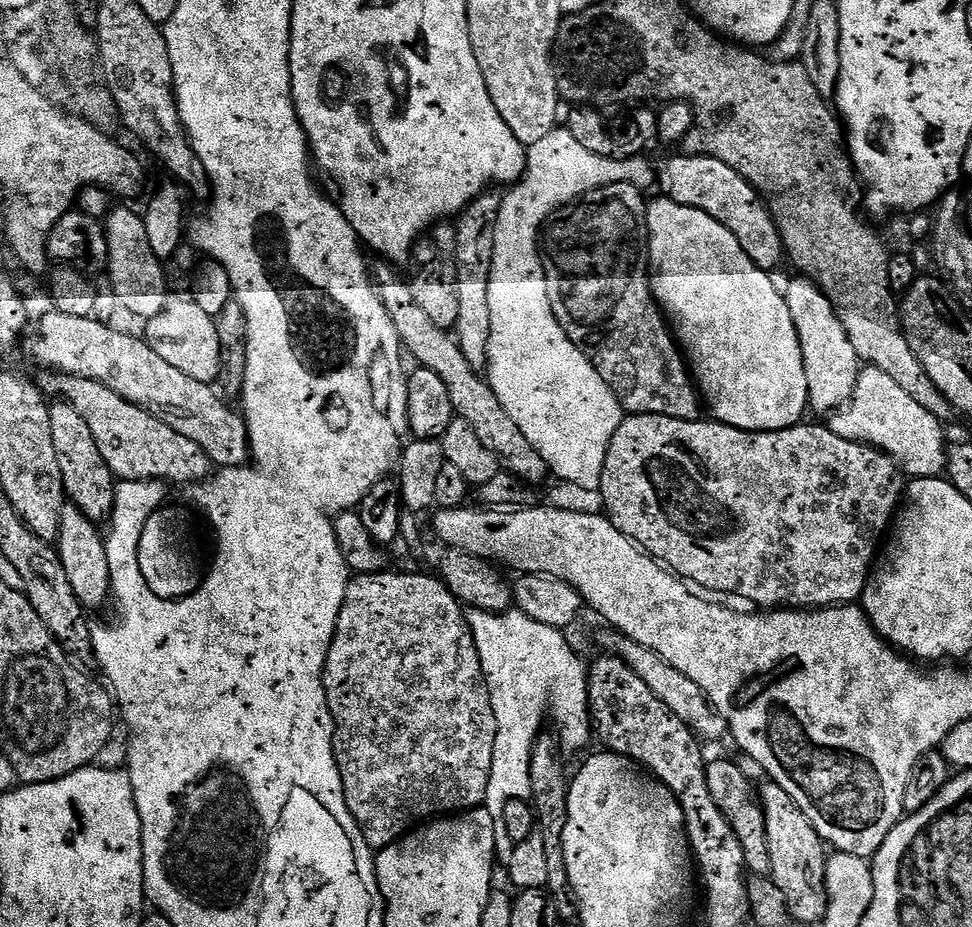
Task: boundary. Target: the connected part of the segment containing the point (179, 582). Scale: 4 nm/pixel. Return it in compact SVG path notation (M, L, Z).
M165 507L146 522L146 530L142 530L142 538L138 542L138 566L142 570L142 578L146 578L146 586L150 586L158 598L181 600L200 587L202 571L196 565L196 556L188 541L188 524L180 517L178 509Z

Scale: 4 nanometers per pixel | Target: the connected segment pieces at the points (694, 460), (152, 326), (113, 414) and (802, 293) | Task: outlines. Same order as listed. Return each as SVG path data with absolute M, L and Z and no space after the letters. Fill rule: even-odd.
M625 415L618 430L614 430L614 438L610 438L610 446L606 450L606 462L598 493L599 499L604 499L603 511L622 534L630 537L649 556L659 560L677 576L693 585L696 583L697 589L729 592L732 596L749 600L752 603L749 605L760 610L815 610L838 604L856 604L863 597L878 549L902 503L906 477L900 471L899 464L880 449L871 448L858 440L838 438L838 434L831 432L823 423L808 423L801 422L777 432L747 432L712 418L680 420L676 416Z
M192 298L186 300L169 299L168 305L154 319L147 321L146 339L154 354L170 362L182 374L190 374L197 382L215 385L220 378L220 346L216 321L206 314Z
M44 374L38 380L41 392L52 398L59 398L63 403L74 406L82 418L86 418L86 426L94 433L98 442L98 450L102 450L102 458L110 466L113 476L121 481L130 480L162 480L187 486L201 480L207 480L214 465L207 454L198 446L198 442L190 442L178 430L170 430L166 422L158 422L154 414L126 402L110 386L102 386L102 382L79 380L76 376L63 374Z
M792 278L784 295L790 306L790 318L794 318L794 330L798 330L798 342L802 346L802 366L806 366L808 407L814 413L831 414L844 407L854 394L854 386L860 377L861 362L854 354L854 345L846 338L846 326L838 318L830 298L813 280Z

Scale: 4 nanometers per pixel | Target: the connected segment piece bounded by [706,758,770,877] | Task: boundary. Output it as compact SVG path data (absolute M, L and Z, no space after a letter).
M731 758L709 759L706 764L706 786L710 786L710 798L714 798L714 806L722 810L726 822L730 822L730 830L734 830L738 842L742 844L745 869L753 877L767 877L770 873L770 846L766 846L766 818L754 791L753 781L742 774L738 766L734 766Z

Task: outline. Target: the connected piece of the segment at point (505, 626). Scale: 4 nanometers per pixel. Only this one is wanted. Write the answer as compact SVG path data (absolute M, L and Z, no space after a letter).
M468 608L466 615L468 617L468 625L472 631L474 642L478 646L478 658L482 662L482 674L484 681L488 687L488 693L492 699L494 706L494 718L498 722L498 734L494 738L494 762L490 766L490 786L489 793L496 794L496 792L508 792L509 797L512 798L528 798L532 795L532 775L530 774L530 766L532 765L532 751L536 745L538 737L541 735L542 729L540 727L544 724L544 719L547 718L548 712L552 715L552 720L556 723L555 731L558 733L558 744L565 753L576 752L579 748L584 748L588 744L588 739L593 739L594 733L592 731L592 714L588 710L588 673L590 671L589 665L584 664L584 660L575 652L574 649L568 645L568 640L561 629L554 626L542 626L542 622L534 622L534 618L530 618L526 614L522 614L519 610L509 610L507 612L483 612L477 608Z

